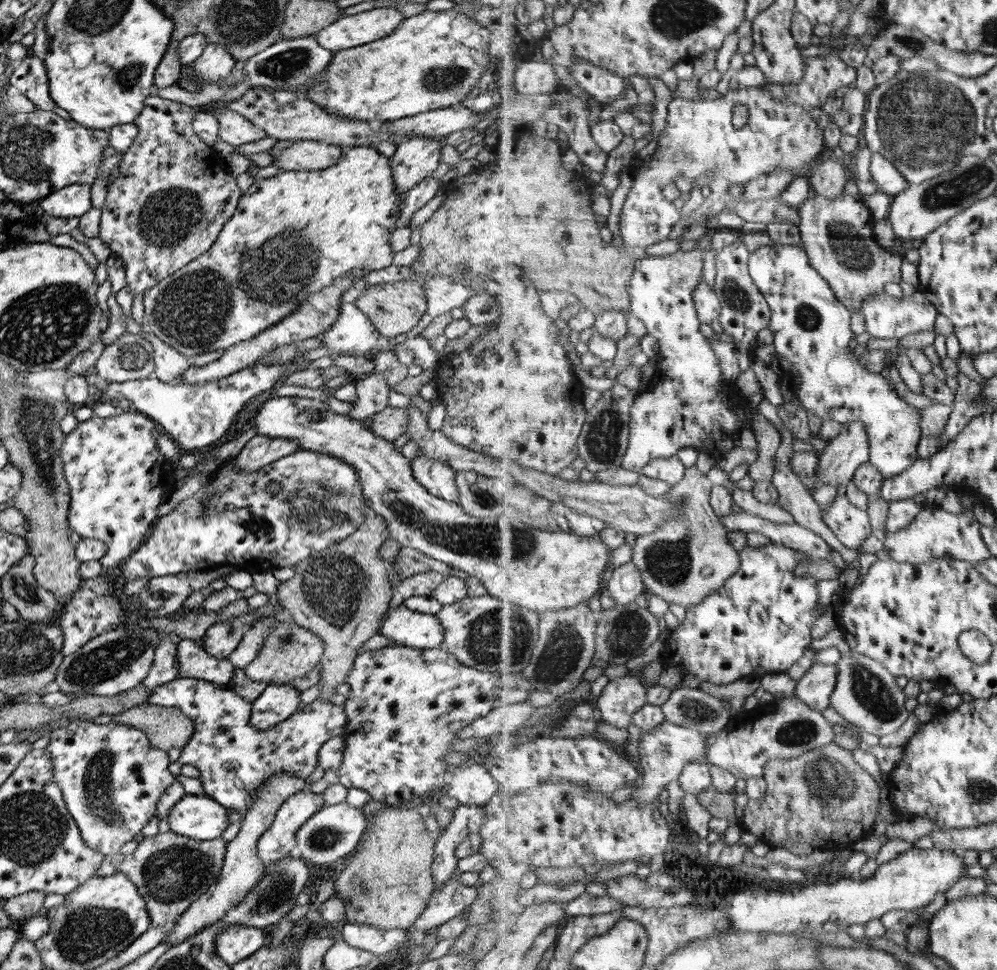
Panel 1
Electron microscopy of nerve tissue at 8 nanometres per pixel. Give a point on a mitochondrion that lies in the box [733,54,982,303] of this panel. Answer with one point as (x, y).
(924, 122)

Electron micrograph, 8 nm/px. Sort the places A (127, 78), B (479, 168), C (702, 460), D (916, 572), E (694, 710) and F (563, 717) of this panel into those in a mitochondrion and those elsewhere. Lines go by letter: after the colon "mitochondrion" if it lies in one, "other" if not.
A: mitochondrion
B: other
C: other
D: other
E: mitochondrion
F: other

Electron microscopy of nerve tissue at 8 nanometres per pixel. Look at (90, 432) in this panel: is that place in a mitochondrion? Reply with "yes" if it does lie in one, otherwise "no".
no

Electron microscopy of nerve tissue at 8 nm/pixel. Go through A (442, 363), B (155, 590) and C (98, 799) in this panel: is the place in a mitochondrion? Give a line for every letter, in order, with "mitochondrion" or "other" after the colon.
A: other
B: other
C: mitochondrion

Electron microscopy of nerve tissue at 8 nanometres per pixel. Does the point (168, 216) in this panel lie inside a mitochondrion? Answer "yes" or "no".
yes

